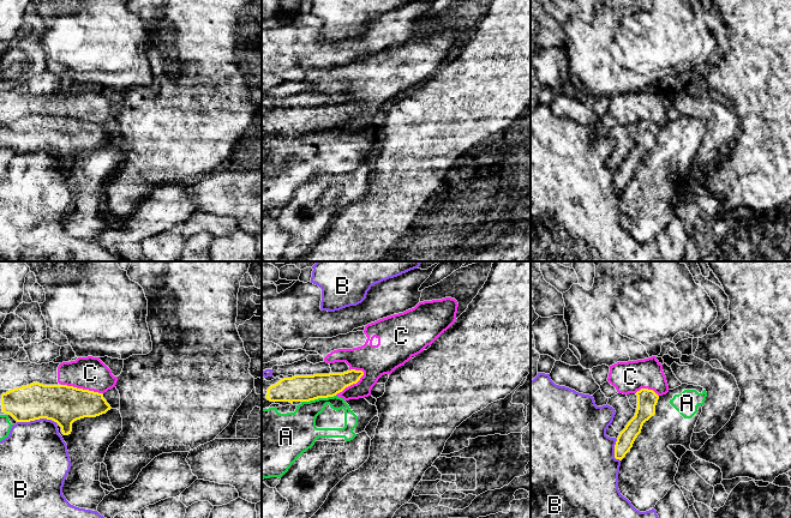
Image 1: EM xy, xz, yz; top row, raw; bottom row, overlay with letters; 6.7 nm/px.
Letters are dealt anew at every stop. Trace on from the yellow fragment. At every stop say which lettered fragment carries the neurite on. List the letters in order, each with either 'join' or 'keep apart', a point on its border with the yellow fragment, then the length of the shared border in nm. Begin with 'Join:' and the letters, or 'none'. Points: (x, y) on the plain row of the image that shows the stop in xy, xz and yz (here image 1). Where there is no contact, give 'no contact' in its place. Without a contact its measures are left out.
Join: none
A: keep apart | xz (318, 128) | 240 nm
B: keep apart | xy (37, 150) | 280 nm
C: keep apart | xz (351, 115) | 260 nm

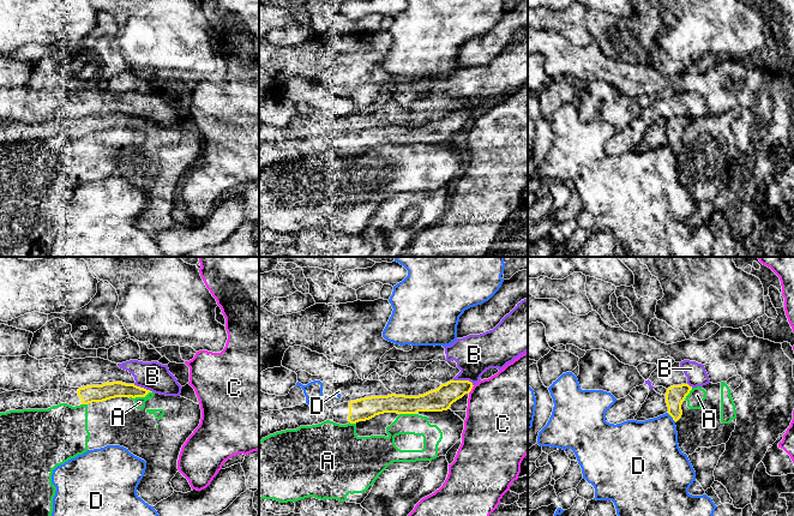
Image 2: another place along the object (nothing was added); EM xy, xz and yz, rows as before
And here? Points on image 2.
Join: none
A: keep apart | xy (139, 127) | 170 nm
B: keep apart | xz (464, 112) | 140 nm
C: keep apart | xz (471, 119) | 70 nm
D: keep apart | yz (671, 146) | 90 nm

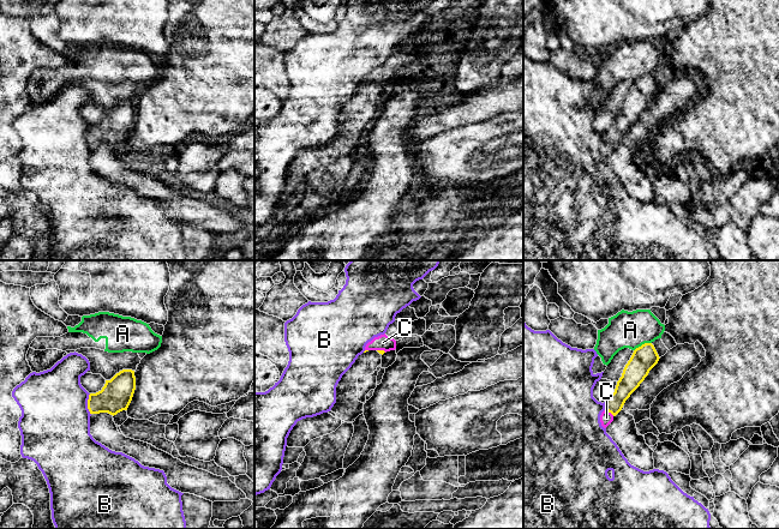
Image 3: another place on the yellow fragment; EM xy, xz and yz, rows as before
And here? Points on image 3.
Join: C
A: keep apart | yz (642, 76) | 130 nm
B: keep apart | xy (88, 136) | 140 nm
C: join | yz (610, 143) | 80 nm

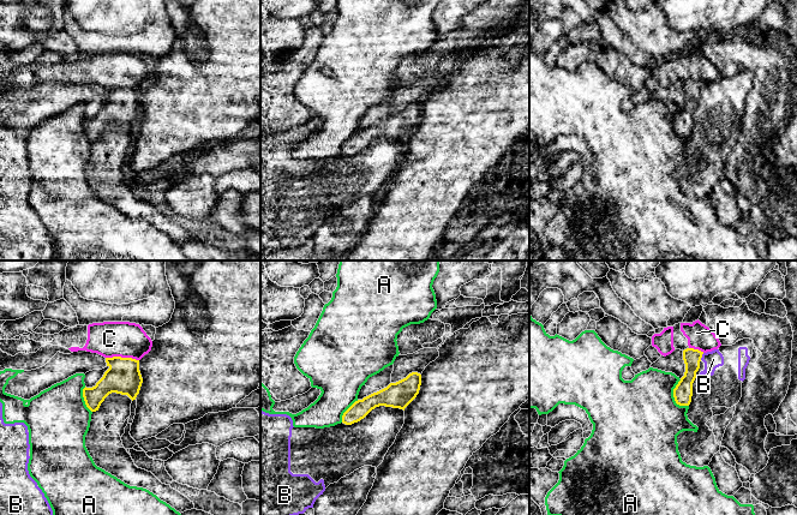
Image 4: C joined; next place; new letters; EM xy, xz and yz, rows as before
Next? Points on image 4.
Join: none
A: keep apart | yz (673, 127) | 190 nm
B: keep apart | yz (701, 88) | 50 nm
C: keep apart | xy (123, 89) | 220 nm

